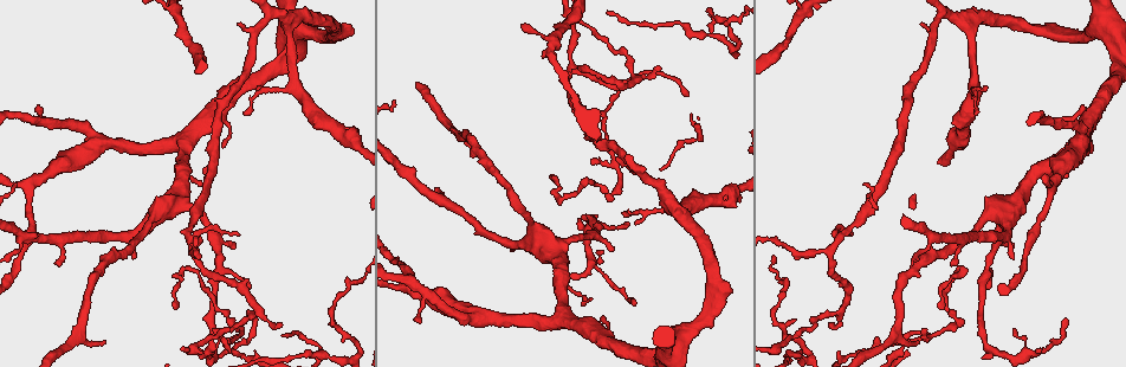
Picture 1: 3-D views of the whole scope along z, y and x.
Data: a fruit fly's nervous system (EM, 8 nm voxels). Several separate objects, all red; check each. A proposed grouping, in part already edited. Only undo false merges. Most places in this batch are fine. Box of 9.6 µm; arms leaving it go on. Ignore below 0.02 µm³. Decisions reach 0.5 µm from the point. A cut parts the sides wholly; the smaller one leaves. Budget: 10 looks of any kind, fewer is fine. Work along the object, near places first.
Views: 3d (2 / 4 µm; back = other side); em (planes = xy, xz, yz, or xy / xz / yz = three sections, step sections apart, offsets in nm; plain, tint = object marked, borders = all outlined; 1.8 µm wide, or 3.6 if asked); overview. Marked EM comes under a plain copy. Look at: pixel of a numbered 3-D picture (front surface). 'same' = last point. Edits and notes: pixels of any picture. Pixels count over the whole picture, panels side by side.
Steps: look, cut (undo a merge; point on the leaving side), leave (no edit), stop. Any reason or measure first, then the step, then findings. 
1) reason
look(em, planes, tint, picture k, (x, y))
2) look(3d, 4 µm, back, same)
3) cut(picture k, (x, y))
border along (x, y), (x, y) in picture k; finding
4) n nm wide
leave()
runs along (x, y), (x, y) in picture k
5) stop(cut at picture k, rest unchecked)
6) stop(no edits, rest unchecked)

abrupt turn
look(em, xy, step 4, tint, picture 1, (255, 307))

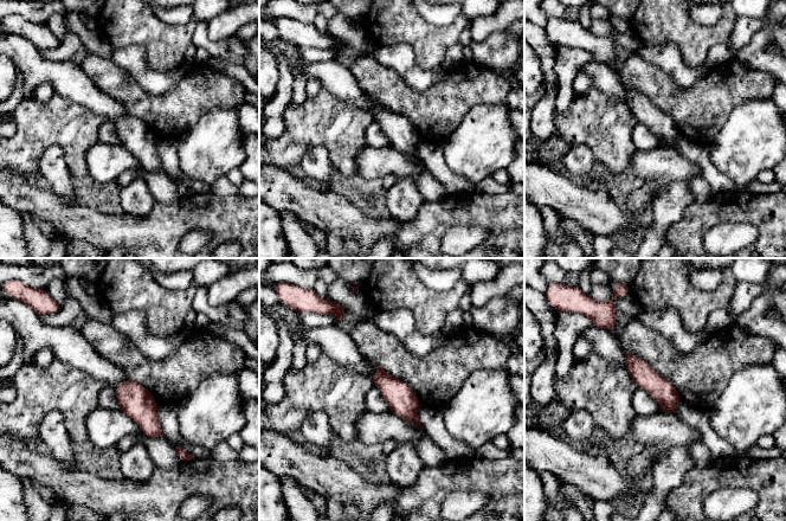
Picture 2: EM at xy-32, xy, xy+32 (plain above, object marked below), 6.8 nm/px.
look(em, planes, tint, same)

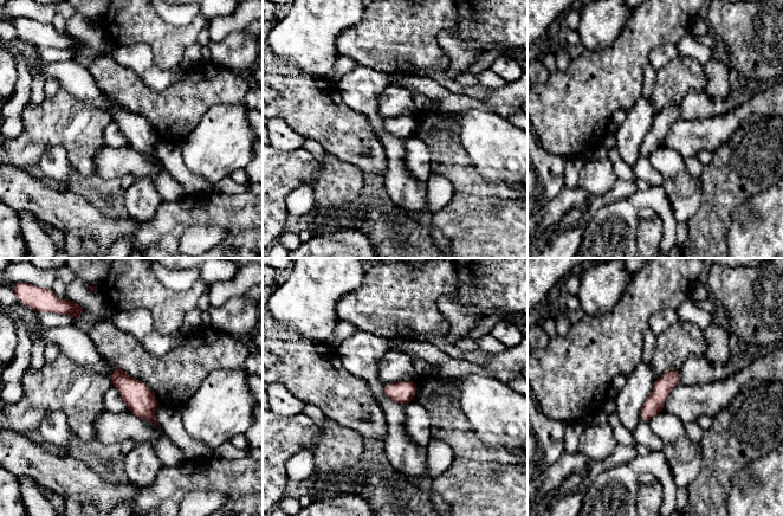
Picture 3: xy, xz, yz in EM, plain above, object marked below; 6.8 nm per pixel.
leave()
runs along (677, 371), (662, 386), (645, 418) in picture 3; all the same neuron

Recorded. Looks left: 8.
two arms in line, one across
look(em, planes, tint, picture 1, (400, 169))

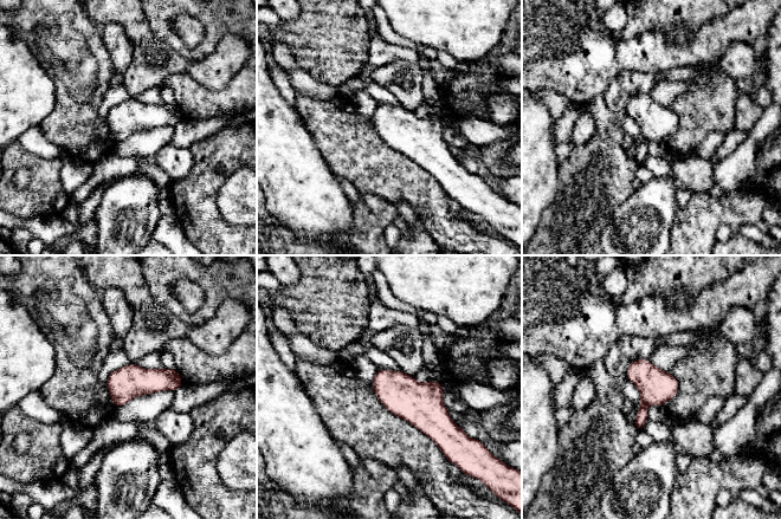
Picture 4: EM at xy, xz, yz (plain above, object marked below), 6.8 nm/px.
leave()
one neuron here

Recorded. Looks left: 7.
three-way junction
look(3d, 4 µm, picture 1, (30, 188))

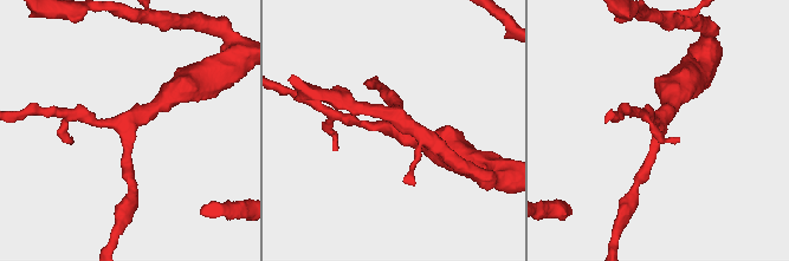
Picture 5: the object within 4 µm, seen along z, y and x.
look(em, 3.6 µm, planes, tint, picture 5, (130, 125))

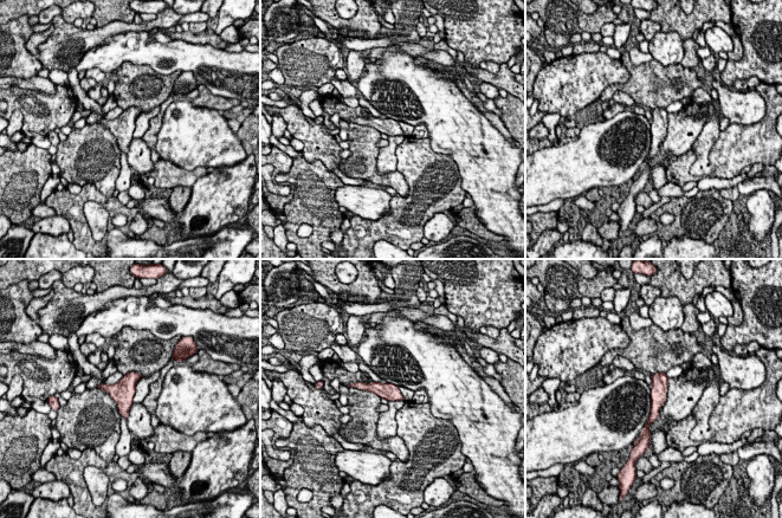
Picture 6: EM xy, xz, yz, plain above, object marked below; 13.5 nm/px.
220 nm wide
leave()
runs along (663, 375), (652, 418) in picture 6; one neuron here

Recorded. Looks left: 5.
a fork
look(em, yz, step 8, borders, picture 1, (1077, 142))

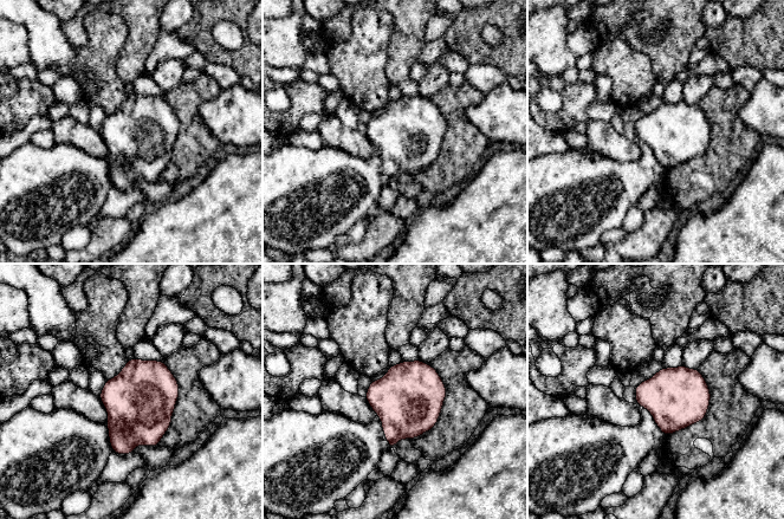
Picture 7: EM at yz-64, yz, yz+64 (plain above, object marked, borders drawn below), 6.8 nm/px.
leave()
all the same neuron

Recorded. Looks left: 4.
stop(no edits, rest unchecked)

